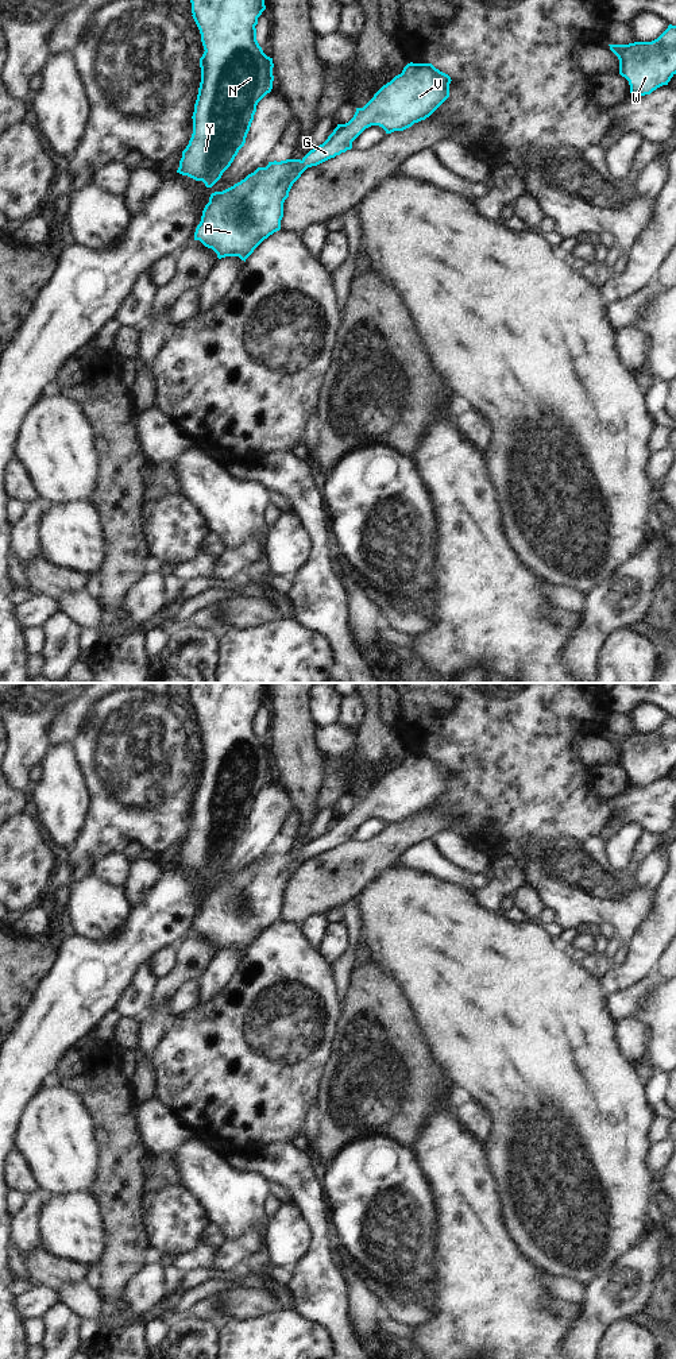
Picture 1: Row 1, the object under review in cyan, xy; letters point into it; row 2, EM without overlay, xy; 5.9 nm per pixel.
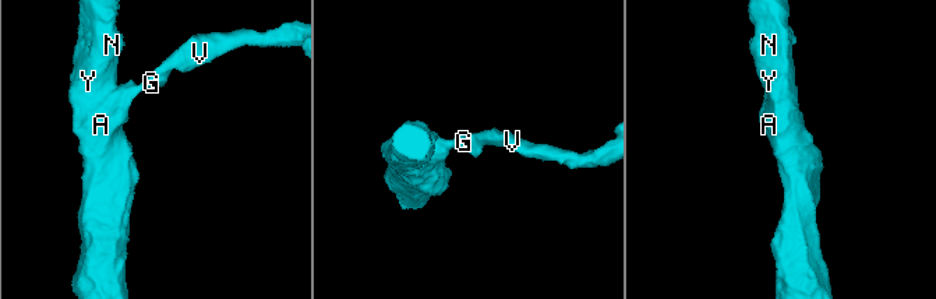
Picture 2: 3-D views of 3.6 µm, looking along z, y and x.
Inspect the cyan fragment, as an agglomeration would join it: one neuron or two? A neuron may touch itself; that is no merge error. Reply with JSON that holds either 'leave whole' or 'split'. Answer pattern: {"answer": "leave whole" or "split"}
{"answer": "leave whole"}

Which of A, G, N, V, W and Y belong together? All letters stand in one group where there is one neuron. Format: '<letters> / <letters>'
A G N V W Y

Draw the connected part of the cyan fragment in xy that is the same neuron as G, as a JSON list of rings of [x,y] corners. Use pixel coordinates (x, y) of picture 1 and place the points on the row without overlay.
[[[407,754],[402,764],[383,776],[363,799],[356,799],[348,814],[337,815],[328,830],[310,841],[302,850],[269,853],[266,858],[258,858],[233,877],[212,884],[196,919],[194,931],[200,931],[205,938],[212,939],[219,950],[239,947],[246,953],[264,930],[281,920],[283,893],[289,888],[293,875],[308,858],[317,857],[351,841],[352,833],[371,816],[379,816],[386,825],[391,825],[425,811],[449,788],[451,772],[448,765],[440,762],[432,754]]]

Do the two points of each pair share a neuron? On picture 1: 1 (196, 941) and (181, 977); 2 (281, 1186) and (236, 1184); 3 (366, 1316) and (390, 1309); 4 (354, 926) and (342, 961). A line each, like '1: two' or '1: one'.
1: one
2: two
3: two
4: one

